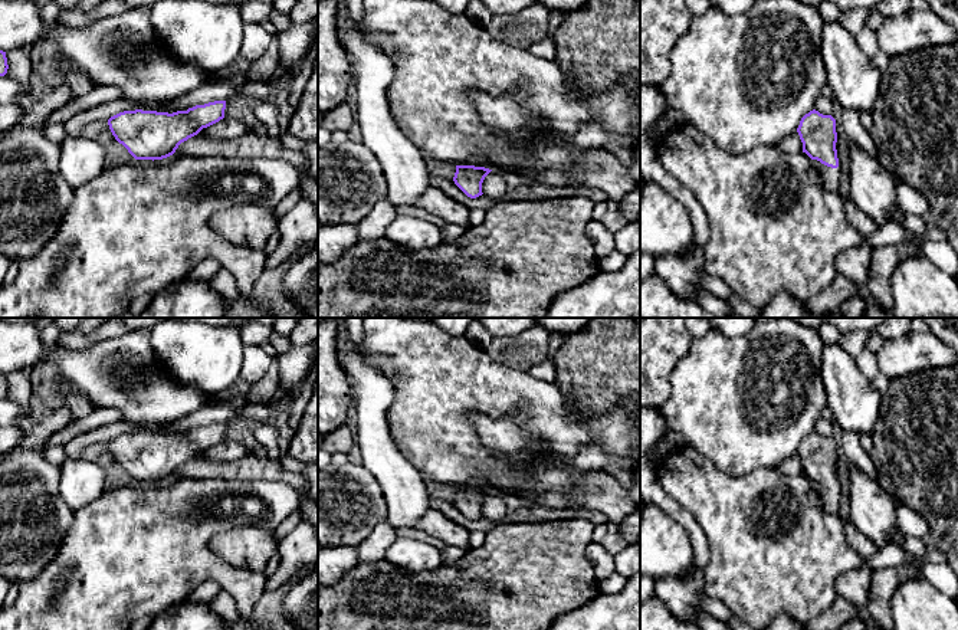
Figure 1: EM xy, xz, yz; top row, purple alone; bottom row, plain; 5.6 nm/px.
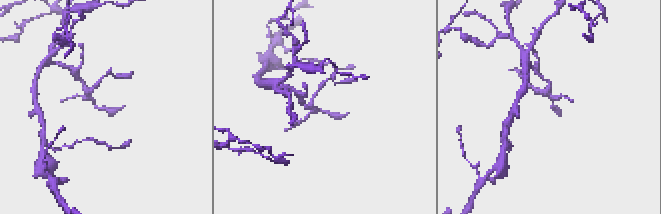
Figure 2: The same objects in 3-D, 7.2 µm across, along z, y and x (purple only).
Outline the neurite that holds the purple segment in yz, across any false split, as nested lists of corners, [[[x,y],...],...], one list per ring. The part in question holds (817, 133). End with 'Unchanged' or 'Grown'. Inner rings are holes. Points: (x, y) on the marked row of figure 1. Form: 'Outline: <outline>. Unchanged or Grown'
Outline: [[[813,109],[801,118],[797,132],[803,142],[803,152],[820,163],[817,170],[823,177],[824,188],[839,193],[836,119]]]. Grown

